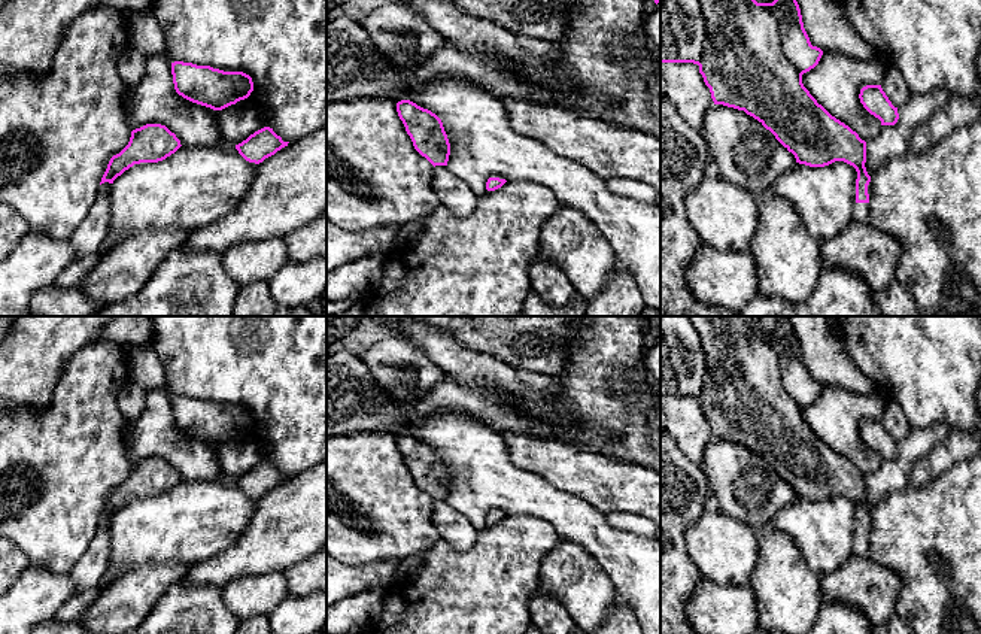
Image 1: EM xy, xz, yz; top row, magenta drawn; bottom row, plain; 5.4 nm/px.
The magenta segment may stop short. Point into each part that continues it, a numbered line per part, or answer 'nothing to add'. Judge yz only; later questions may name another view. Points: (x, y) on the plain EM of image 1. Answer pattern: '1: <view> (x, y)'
1: yz (860, 545)

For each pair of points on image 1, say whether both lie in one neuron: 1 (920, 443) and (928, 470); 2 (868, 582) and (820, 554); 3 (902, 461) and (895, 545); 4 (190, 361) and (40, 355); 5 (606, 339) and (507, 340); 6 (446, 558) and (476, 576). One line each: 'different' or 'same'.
1: different
2: different
3: different
4: different
5: different
6: same

